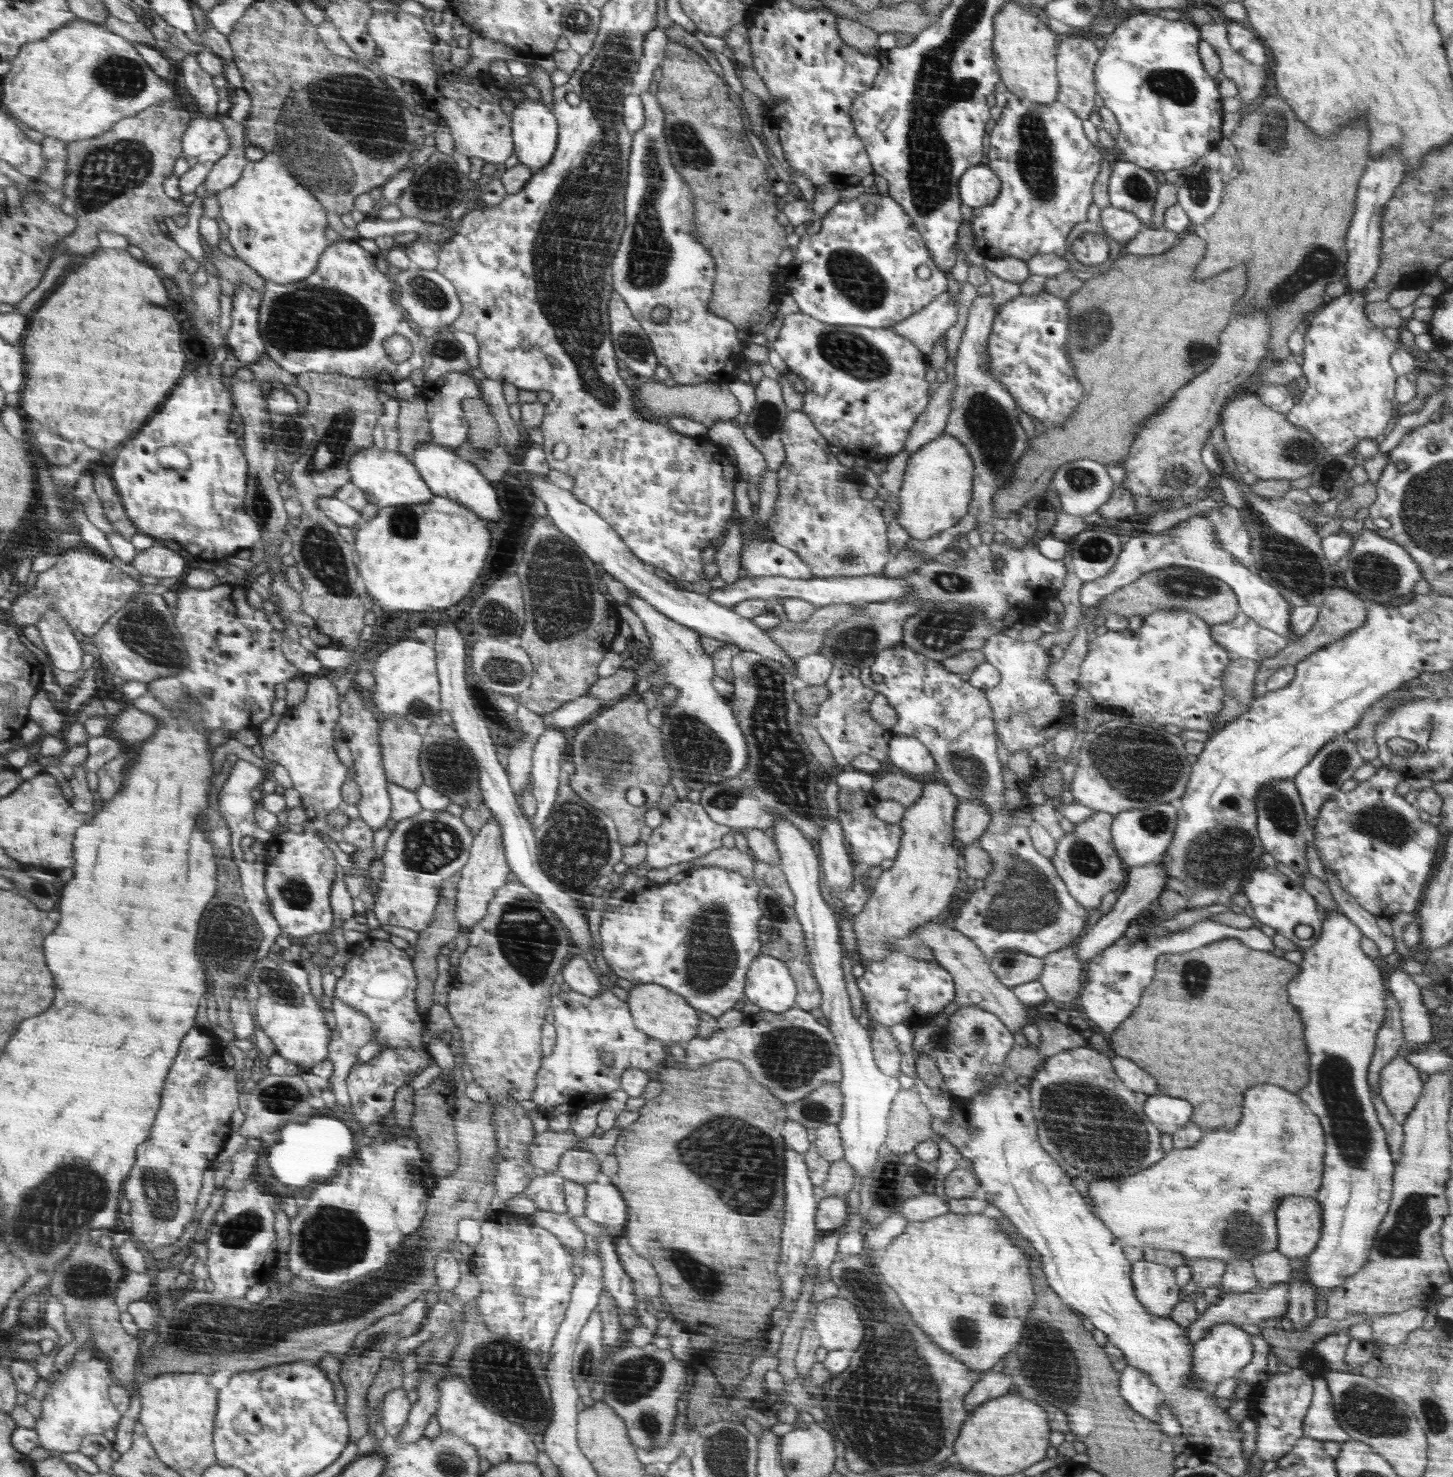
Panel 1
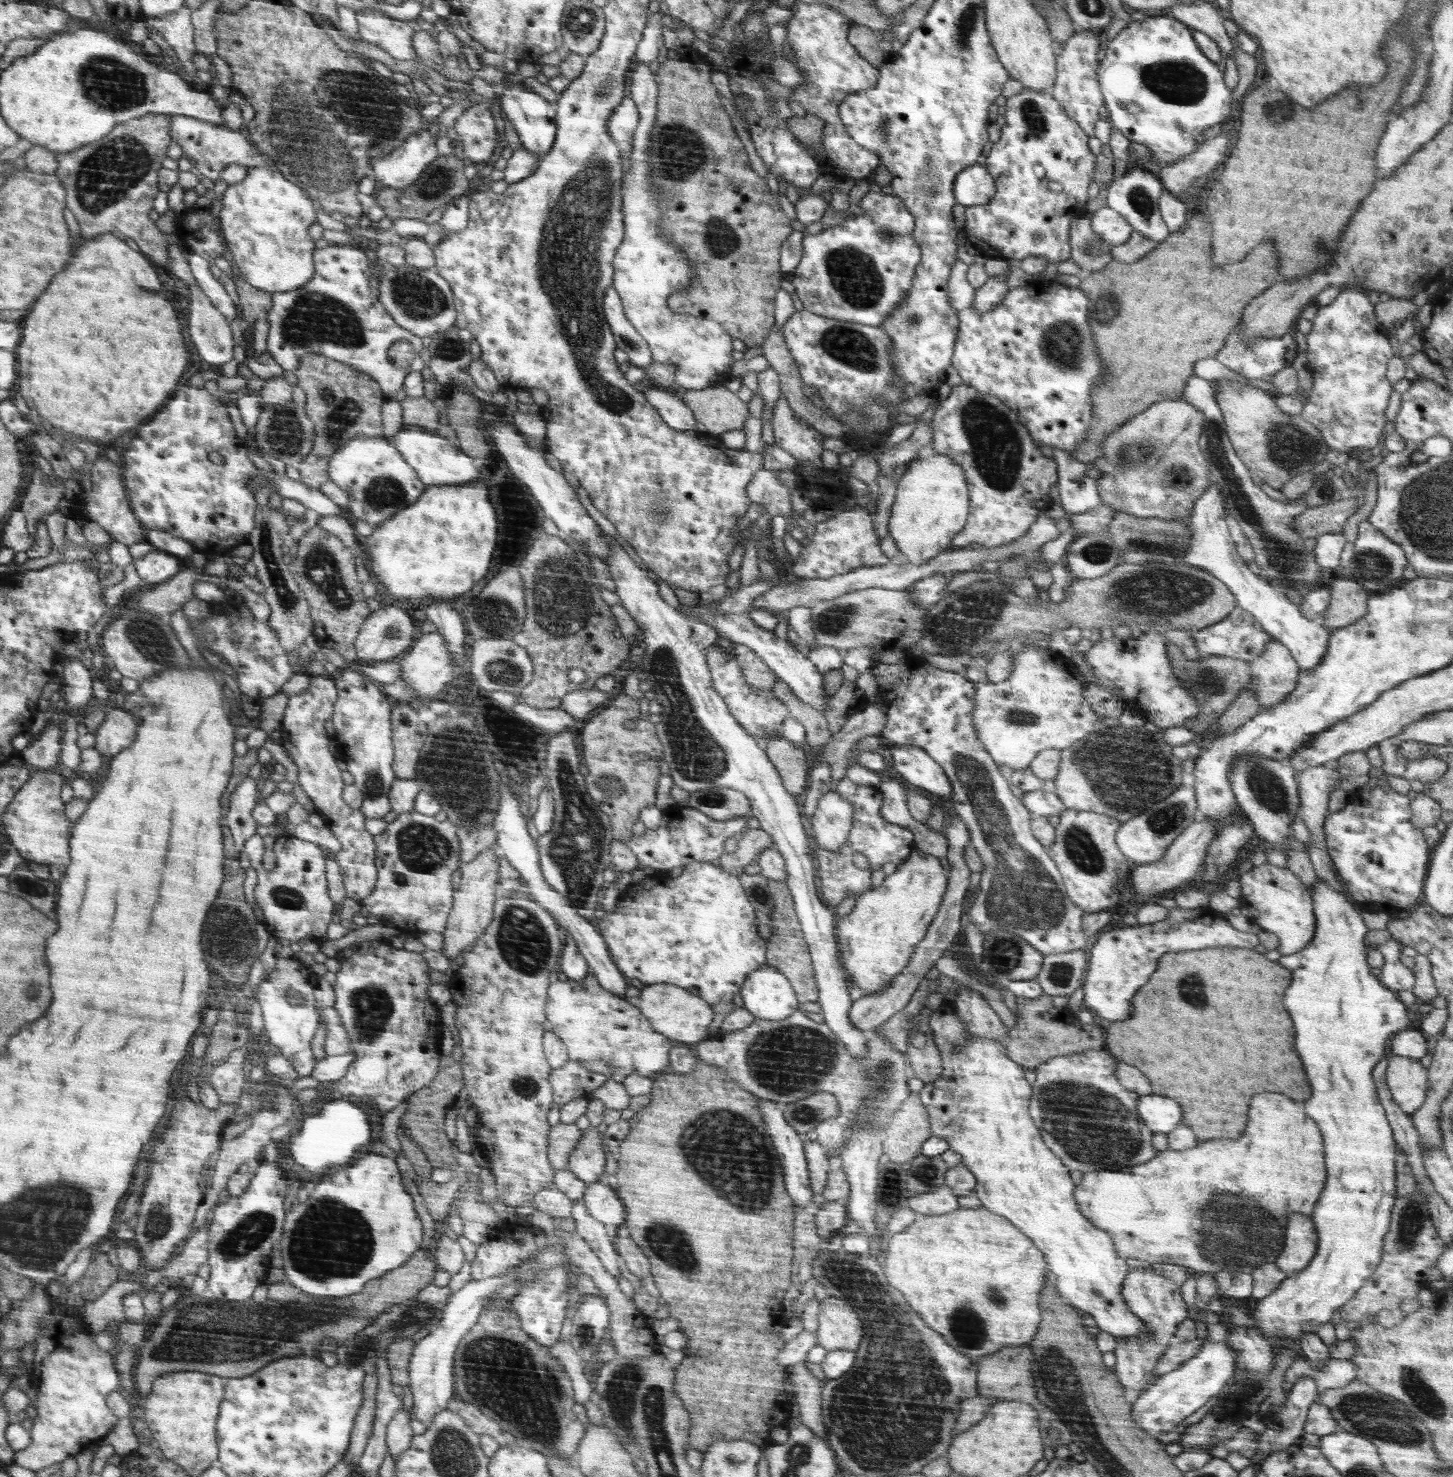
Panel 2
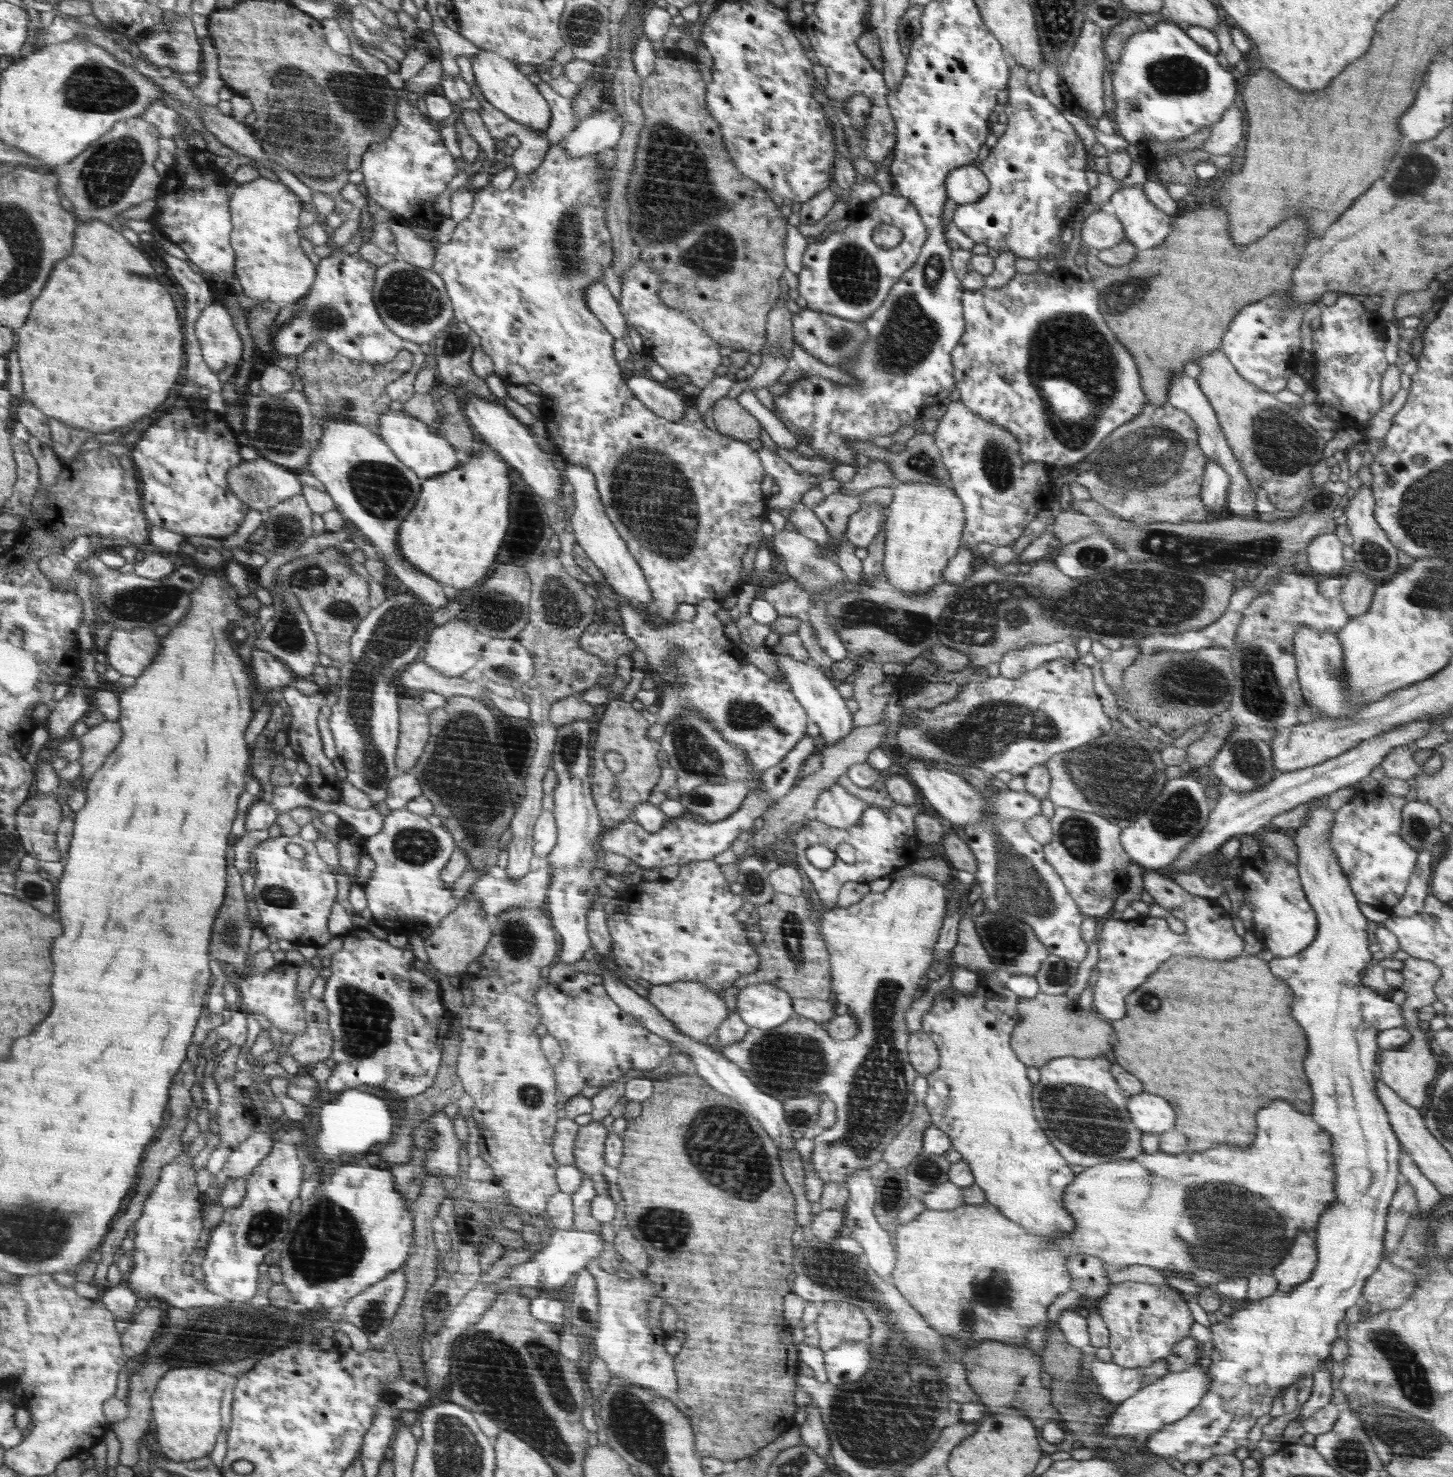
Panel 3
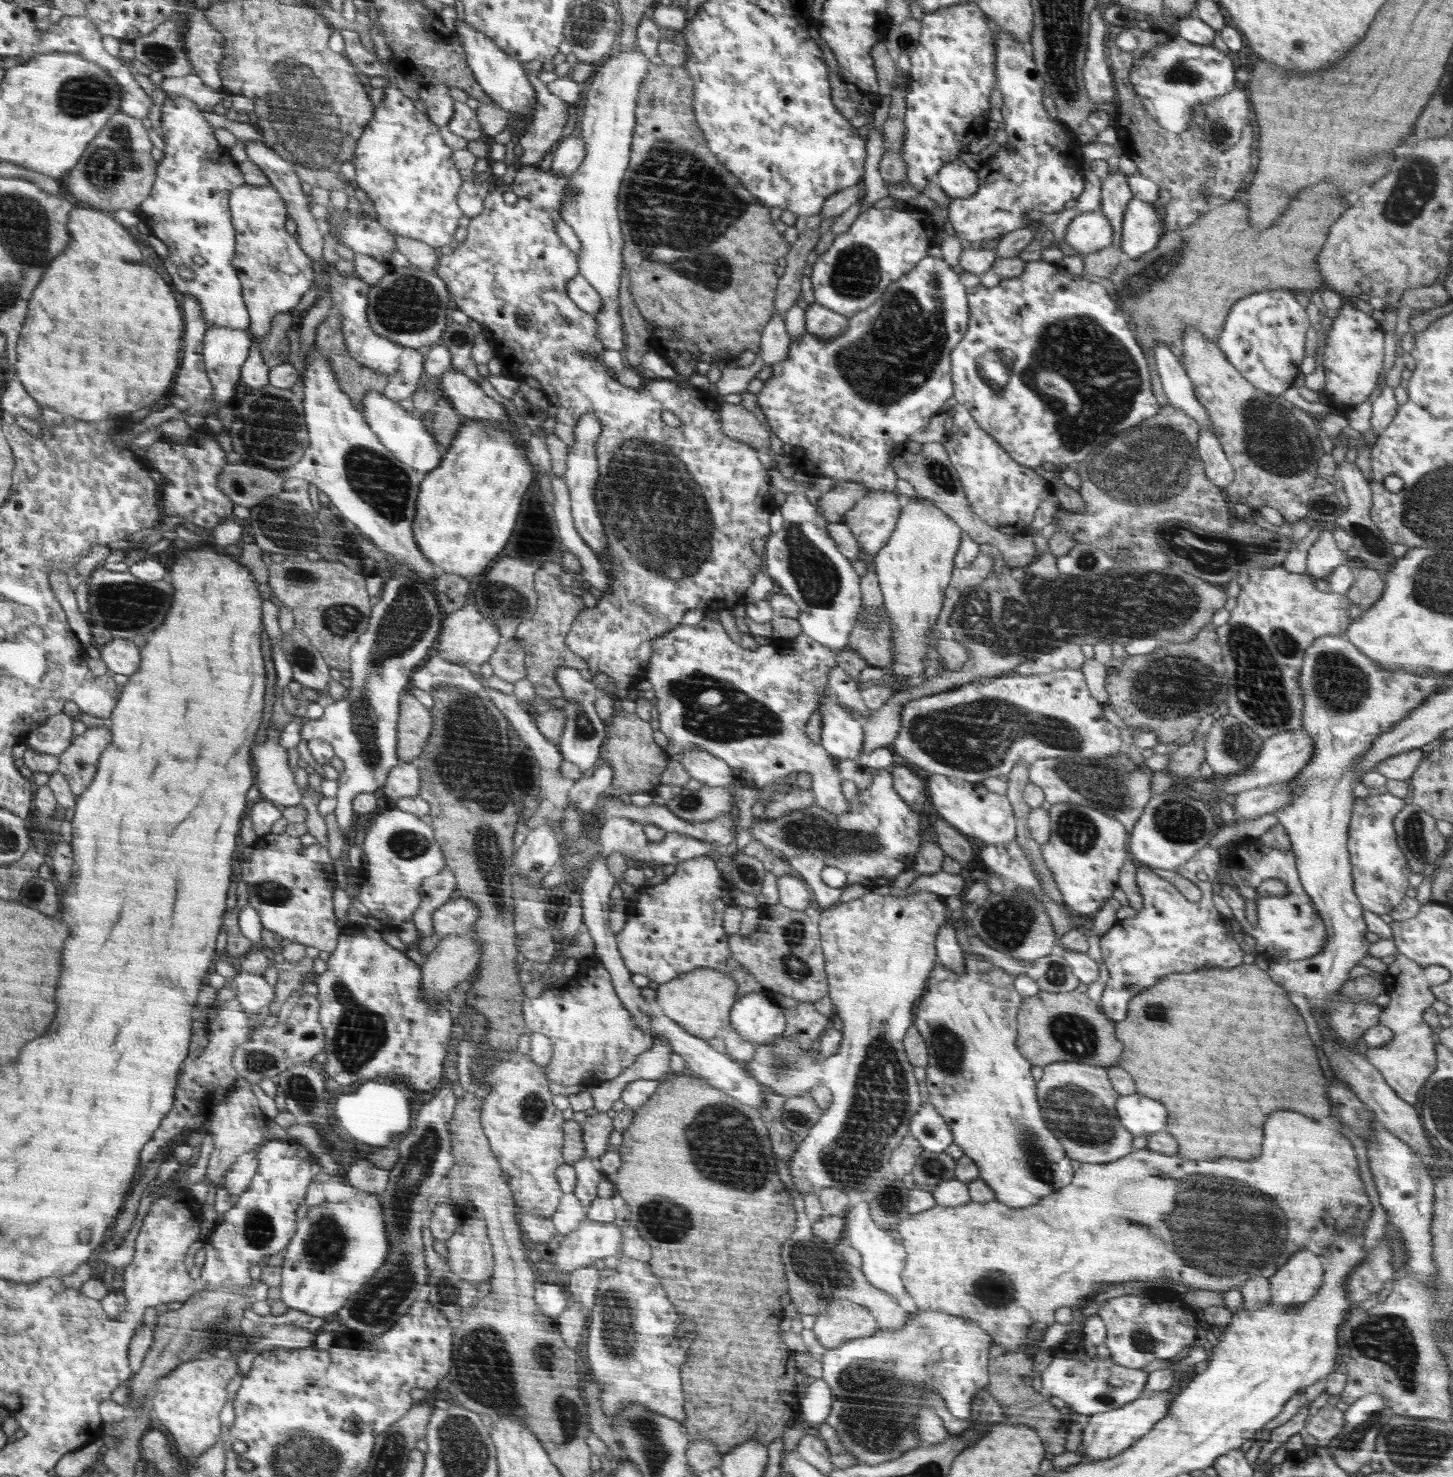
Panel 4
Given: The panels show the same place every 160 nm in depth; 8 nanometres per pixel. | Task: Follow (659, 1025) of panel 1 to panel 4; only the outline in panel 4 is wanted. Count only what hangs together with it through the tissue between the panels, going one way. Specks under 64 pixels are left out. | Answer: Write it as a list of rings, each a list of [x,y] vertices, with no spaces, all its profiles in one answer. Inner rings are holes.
[[[699,968],[678,976],[670,983],[659,985],[654,1006],[690,1034],[701,1039],[714,1038],[718,1029],[730,1024],[731,1008],[738,1002],[736,989],[737,984],[731,974],[711,968]]]

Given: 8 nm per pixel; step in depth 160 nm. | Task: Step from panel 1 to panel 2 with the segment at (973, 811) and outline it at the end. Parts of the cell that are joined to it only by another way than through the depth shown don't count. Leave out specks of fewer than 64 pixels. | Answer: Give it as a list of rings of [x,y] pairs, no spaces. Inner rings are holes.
[[[958,815],[954,816],[950,826],[945,828],[943,833],[949,842],[947,854],[944,856],[947,865],[950,867],[949,872],[952,874],[950,885],[946,894],[943,896],[942,906],[939,907],[939,912],[935,916],[934,922],[928,927],[927,935],[915,947],[915,952],[911,956],[907,967],[891,980],[891,983],[881,990],[881,992],[873,992],[873,994],[864,995],[856,1000],[854,1006],[850,1010],[850,1019],[856,1028],[863,1030],[865,1033],[873,1032],[876,1027],[884,1025],[892,1016],[901,1012],[910,1002],[912,995],[916,992],[922,979],[928,974],[928,971],[935,966],[936,961],[942,957],[946,949],[950,948],[960,932],[960,920],[962,920],[962,912],[964,912],[964,894],[970,888],[970,876],[972,872],[968,865],[964,862],[964,849],[970,844],[970,835],[967,826],[962,822]]]

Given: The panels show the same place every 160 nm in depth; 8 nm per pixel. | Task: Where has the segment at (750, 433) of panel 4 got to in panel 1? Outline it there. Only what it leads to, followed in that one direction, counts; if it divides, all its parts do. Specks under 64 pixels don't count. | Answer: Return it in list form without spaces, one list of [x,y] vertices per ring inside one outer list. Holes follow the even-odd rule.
[[[637,378],[637,402],[646,404],[652,418],[668,419],[675,416],[686,417],[698,421],[711,428],[719,420],[733,421],[742,411],[738,398],[731,392],[729,385],[720,383],[702,383],[696,385],[678,384],[668,387],[658,380]]]

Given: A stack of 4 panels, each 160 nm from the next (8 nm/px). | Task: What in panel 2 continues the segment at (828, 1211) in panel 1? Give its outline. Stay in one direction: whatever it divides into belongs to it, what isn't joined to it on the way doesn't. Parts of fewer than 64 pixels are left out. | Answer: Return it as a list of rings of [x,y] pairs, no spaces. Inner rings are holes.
[[[846,1200],[826,1201],[814,1208],[815,1228],[822,1240],[830,1240],[839,1230],[842,1230],[849,1219],[847,1217]]]

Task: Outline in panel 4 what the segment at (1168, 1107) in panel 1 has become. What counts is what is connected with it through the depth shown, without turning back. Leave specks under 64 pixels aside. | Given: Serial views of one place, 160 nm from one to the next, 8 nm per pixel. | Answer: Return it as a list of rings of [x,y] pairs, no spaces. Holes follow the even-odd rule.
[[[1140,1094],[1120,1095],[1115,1107],[1124,1128],[1134,1137],[1160,1132],[1168,1118],[1166,1108],[1158,1100]]]

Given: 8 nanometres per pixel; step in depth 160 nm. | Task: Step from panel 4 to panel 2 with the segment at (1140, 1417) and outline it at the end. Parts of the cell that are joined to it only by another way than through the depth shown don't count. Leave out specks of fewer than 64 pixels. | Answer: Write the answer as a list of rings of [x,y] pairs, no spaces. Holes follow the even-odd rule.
[[[1225,1341],[1223,1343],[1202,1344],[1197,1354],[1185,1361],[1179,1368],[1160,1375],[1150,1387],[1144,1390],[1134,1402],[1132,1402],[1132,1417],[1138,1421],[1139,1426],[1147,1433],[1158,1437],[1167,1433],[1180,1421],[1194,1414],[1198,1408],[1202,1408],[1212,1396],[1222,1392],[1229,1380],[1235,1375],[1236,1357],[1234,1351]]]

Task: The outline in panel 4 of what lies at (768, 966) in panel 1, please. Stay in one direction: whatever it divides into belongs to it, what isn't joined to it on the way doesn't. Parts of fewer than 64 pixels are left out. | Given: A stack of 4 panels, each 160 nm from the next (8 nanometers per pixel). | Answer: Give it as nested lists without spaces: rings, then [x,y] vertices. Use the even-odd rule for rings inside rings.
[[[747,994],[731,1008],[730,1024],[752,1044],[779,1039],[787,1029],[786,1012],[769,994]]]

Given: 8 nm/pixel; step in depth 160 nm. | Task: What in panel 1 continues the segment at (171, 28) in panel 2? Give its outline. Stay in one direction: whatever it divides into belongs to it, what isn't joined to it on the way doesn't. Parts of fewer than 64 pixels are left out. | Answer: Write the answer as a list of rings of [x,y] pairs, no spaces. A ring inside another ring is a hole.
[[[191,54],[178,66],[178,71],[183,74],[185,86],[190,94],[196,99],[199,111],[202,115],[221,118],[218,113],[220,104],[220,92],[214,84],[214,76],[204,70],[200,64],[199,55]]]

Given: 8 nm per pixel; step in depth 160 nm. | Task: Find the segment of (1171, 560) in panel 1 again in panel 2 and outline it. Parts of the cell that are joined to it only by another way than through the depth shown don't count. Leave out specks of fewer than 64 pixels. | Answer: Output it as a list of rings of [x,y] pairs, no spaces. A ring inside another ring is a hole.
[[[1212,483],[1195,500],[1191,515],[1185,519],[1190,532],[1188,542],[1190,547],[1184,551],[1184,555],[1176,558],[1186,564],[1204,569],[1221,580],[1236,597],[1237,606],[1248,611],[1270,636],[1277,638],[1288,648],[1299,670],[1316,668],[1328,648],[1329,632],[1318,619],[1307,619],[1300,608],[1290,602],[1280,587],[1248,569],[1246,562],[1238,555],[1235,542],[1226,526],[1227,512],[1224,501],[1220,487],[1216,483]]]

